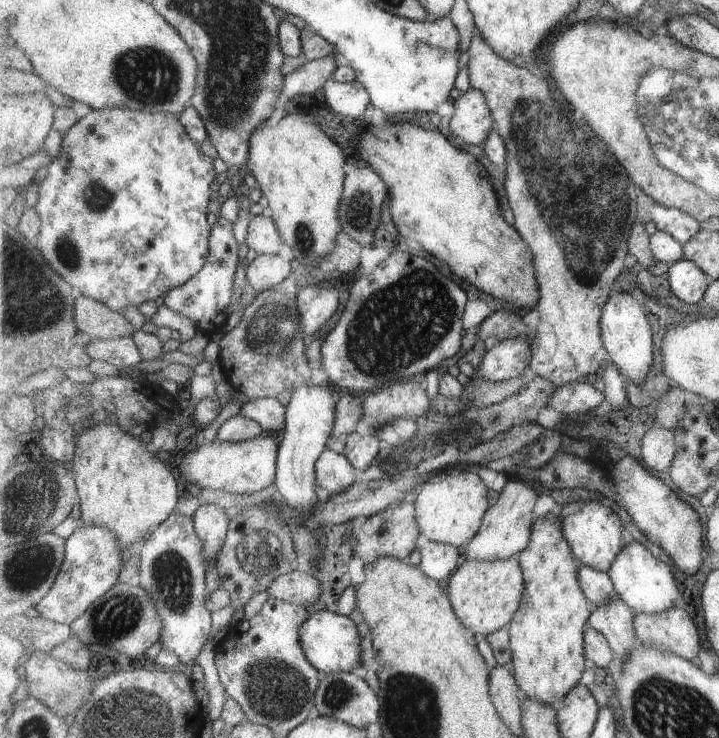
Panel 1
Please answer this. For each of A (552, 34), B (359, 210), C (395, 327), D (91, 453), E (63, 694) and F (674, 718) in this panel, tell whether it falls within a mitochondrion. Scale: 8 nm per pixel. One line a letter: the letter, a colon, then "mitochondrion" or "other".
A: other
B: mitochondrion
C: mitochondrion
D: other
E: mitochondrion
F: mitochondrion

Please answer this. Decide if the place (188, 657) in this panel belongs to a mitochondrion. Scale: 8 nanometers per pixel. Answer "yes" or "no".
no

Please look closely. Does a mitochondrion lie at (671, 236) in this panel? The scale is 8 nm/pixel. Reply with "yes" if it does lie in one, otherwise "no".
no

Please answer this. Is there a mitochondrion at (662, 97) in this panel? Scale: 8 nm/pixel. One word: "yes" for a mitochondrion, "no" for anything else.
yes

